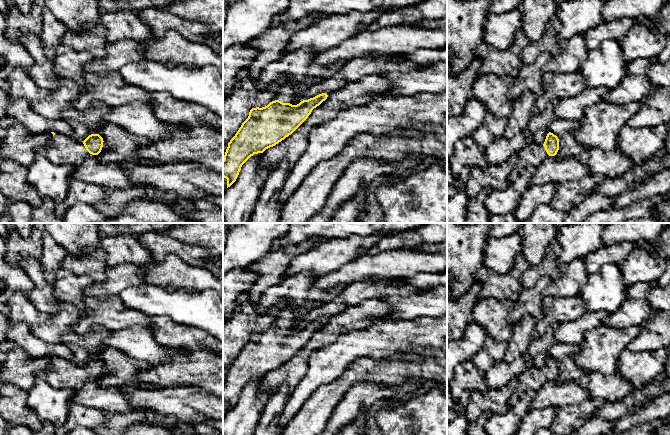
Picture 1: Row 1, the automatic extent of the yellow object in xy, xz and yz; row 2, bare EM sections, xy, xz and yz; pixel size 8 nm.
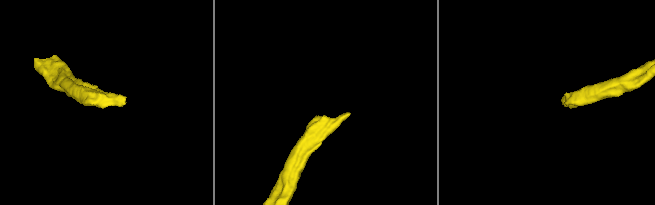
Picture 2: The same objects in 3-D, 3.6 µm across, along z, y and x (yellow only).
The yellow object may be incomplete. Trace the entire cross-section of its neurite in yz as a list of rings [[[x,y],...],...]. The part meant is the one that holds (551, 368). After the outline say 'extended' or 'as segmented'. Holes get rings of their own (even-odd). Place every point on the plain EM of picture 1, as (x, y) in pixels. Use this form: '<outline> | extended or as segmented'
[[[549,356],[543,369],[532,366],[526,368],[518,376],[517,389],[512,393],[508,400],[510,407],[514,406],[519,396],[524,392],[536,391],[540,389],[548,380],[555,380],[559,374],[559,363],[556,359]]] | extended

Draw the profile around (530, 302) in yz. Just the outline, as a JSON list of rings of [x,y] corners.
[[[542,277],[531,288],[524,289],[517,302],[509,311],[508,320],[515,324],[525,316],[532,316],[537,321],[541,320],[543,311],[543,291],[552,281],[550,277]]]

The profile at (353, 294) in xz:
[[[383,278],[345,285],[344,289],[331,301],[308,310],[303,316],[303,324],[308,324],[322,317],[332,317],[342,313],[346,308],[357,306],[371,298],[388,298],[393,296],[409,296],[420,290],[408,284],[395,284],[394,280],[404,278]]]

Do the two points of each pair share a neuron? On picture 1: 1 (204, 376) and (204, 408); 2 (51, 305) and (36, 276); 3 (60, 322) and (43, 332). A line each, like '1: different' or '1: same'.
1: different
2: same
3: same

